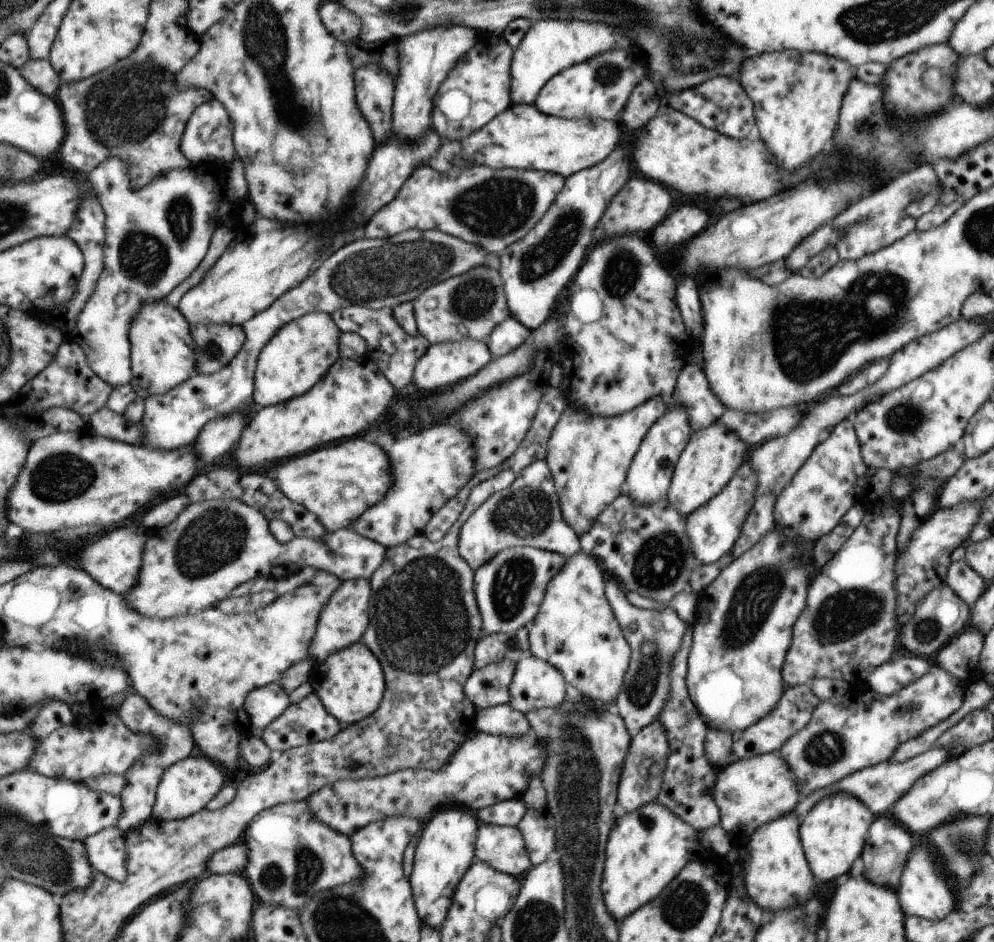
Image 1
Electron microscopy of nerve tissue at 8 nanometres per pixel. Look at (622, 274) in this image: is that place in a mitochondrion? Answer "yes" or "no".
yes

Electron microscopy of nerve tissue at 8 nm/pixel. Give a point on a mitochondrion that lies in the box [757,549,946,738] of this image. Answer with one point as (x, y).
(850, 613)

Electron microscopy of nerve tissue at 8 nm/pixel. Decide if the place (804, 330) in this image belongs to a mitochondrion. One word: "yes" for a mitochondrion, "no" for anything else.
yes

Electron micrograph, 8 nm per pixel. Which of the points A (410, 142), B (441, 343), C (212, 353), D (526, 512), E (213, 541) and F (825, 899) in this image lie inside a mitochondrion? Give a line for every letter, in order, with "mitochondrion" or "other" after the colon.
A: other
B: other
C: mitochondrion
D: mitochondrion
E: mitochondrion
F: other

